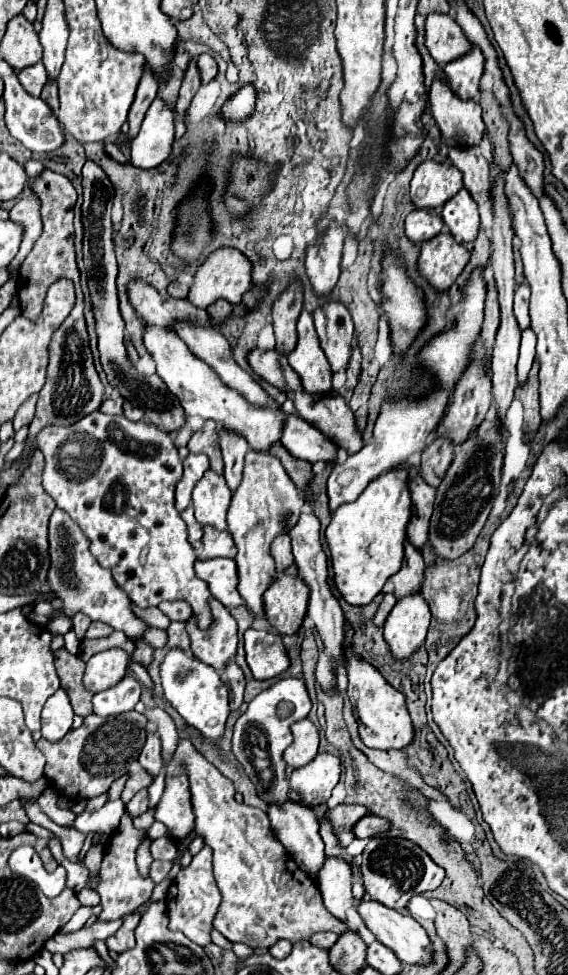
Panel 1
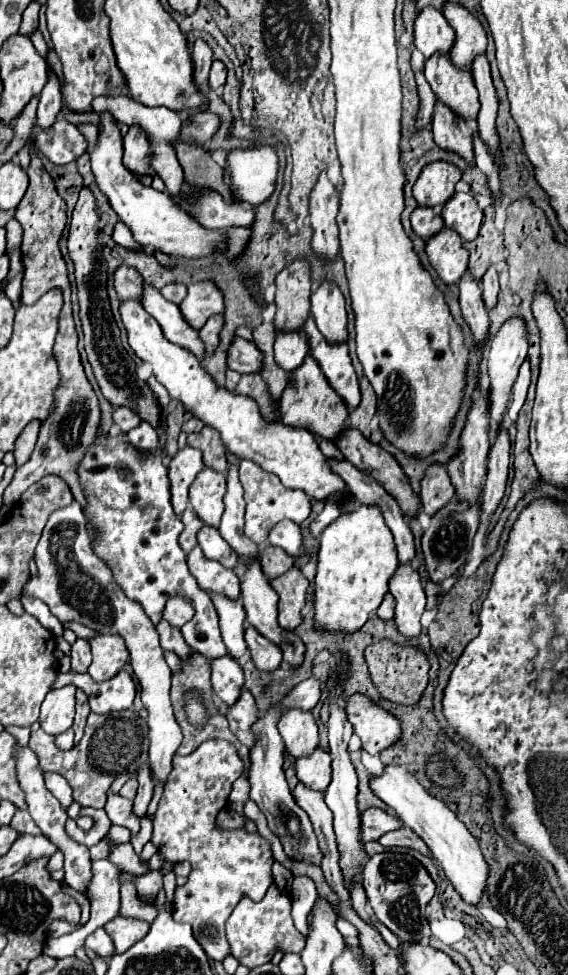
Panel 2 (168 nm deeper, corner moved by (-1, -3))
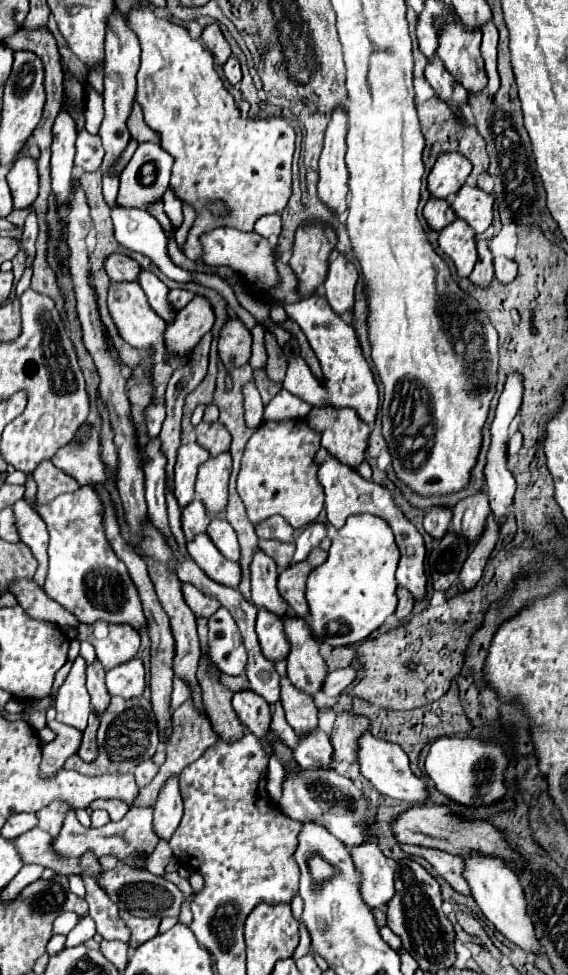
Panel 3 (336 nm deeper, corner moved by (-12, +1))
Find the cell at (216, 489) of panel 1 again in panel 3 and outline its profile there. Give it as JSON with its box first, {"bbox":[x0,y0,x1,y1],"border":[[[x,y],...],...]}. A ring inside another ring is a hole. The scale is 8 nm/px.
{"bbox":[197,452,231,514],"border":[[[221,452],[199,466],[197,472],[197,496],[205,504],[209,514],[221,514],[227,506],[227,484],[231,474],[231,454]]]}

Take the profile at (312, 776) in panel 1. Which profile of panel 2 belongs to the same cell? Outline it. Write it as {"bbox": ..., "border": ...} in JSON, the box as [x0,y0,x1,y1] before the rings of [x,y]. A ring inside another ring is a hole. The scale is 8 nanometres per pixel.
{"bbox":[296,748,332,792],"border":[[[316,748],[316,752],[312,752],[312,756],[296,760],[296,776],[306,788],[326,792],[326,788],[332,782],[330,754],[322,748]]]}

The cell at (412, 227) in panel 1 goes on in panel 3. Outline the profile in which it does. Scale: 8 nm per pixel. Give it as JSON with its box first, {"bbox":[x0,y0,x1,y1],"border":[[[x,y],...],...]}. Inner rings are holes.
{"bbox":[423,198,457,232],"border":[[[429,198],[429,202],[423,208],[423,216],[425,216],[427,224],[437,232],[443,230],[447,224],[451,224],[457,218],[451,204],[447,200],[439,200],[439,198]]]}

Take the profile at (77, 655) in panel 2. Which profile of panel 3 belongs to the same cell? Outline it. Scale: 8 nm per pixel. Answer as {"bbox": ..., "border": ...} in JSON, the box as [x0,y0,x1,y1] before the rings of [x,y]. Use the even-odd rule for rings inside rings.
{"bbox":[87,660,111,716],"border":[[[97,660],[87,666],[87,688],[91,694],[91,708],[97,716],[101,716],[107,710],[111,696],[105,686],[105,668]]]}

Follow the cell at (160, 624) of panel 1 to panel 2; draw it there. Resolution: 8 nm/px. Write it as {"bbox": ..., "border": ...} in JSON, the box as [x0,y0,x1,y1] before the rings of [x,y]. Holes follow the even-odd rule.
{"bbox":[156,618,188,656],"border":[[[164,618],[160,620],[160,624],[156,626],[156,630],[160,634],[160,642],[162,642],[164,650],[172,650],[178,656],[184,656],[184,652],[188,652],[188,644],[184,642],[182,632],[176,630],[176,628],[172,628]]]}

